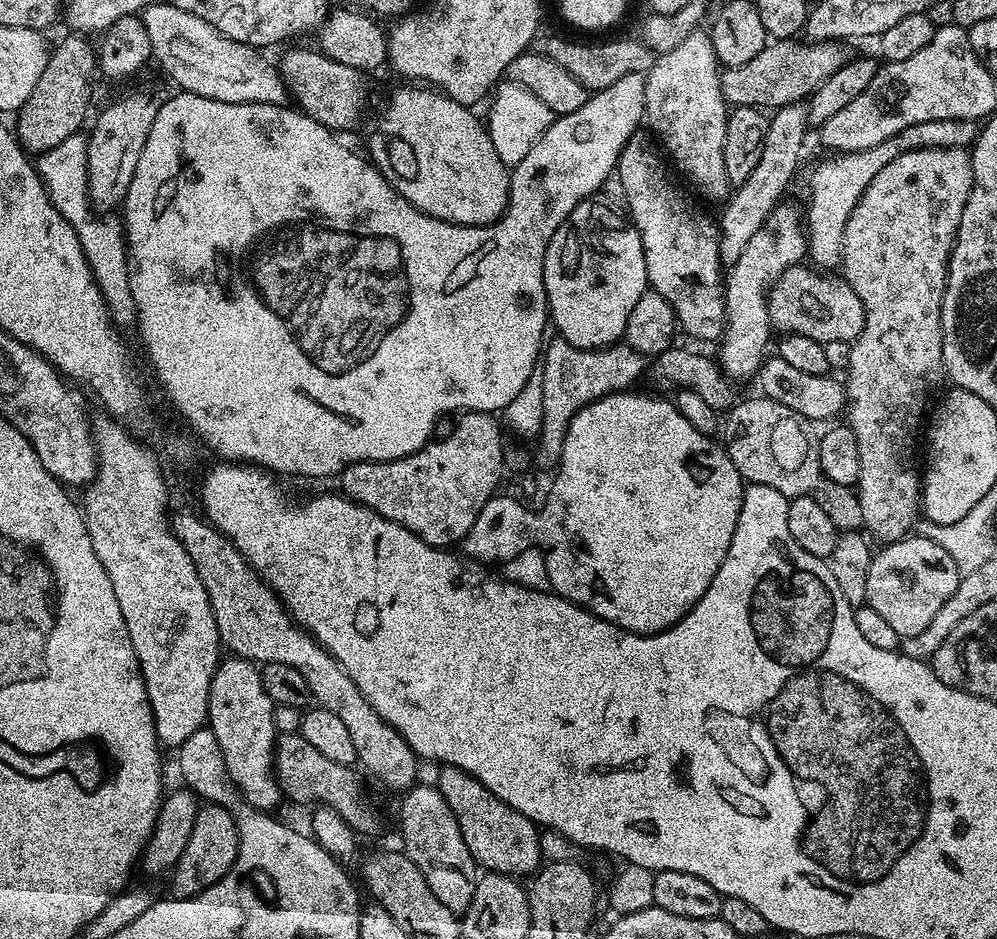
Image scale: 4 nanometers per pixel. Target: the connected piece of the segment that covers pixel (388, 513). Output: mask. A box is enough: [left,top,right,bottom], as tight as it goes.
[339,410,504,549]

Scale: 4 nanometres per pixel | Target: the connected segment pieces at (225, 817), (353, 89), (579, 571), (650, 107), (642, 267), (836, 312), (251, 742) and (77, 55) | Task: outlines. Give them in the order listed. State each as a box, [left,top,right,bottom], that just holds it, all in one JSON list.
[[170,803,240,899],[278,47,369,134],[537,390,746,636],[644,30,730,202],[544,223,650,349],[768,263,864,344],[207,655,282,810],[14,34,98,154]]

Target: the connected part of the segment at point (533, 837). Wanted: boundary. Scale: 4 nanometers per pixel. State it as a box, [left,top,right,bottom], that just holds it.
[436,765,544,878]

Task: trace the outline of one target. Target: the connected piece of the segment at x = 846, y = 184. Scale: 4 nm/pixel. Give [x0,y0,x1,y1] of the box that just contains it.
[806,120,978,270]

